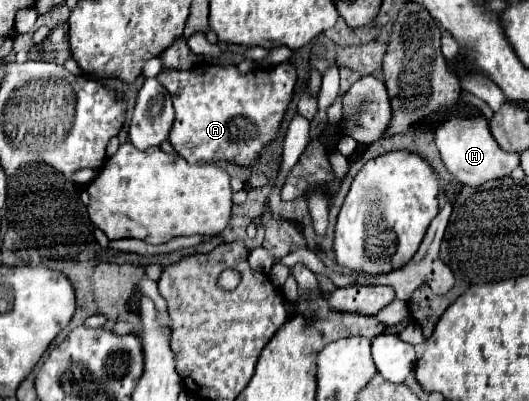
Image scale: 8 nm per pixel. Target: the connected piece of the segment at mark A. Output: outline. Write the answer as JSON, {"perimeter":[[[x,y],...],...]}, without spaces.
{"perimeter":[[[280,63],[274,69],[256,69],[240,75],[236,65],[196,66],[186,71],[163,69],[157,79],[171,95],[176,119],[168,141],[188,163],[220,159],[252,165],[274,139],[296,85],[296,69]]]}

